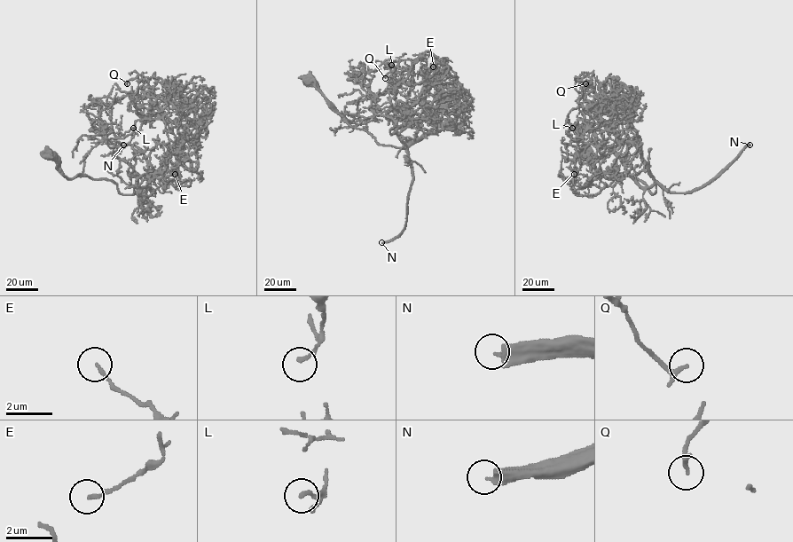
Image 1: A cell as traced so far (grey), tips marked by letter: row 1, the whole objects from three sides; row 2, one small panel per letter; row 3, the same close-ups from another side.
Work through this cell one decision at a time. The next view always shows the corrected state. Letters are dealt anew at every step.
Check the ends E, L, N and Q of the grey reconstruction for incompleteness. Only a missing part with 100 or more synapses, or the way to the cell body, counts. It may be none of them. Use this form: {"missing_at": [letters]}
{"missing_at": ["N"]}

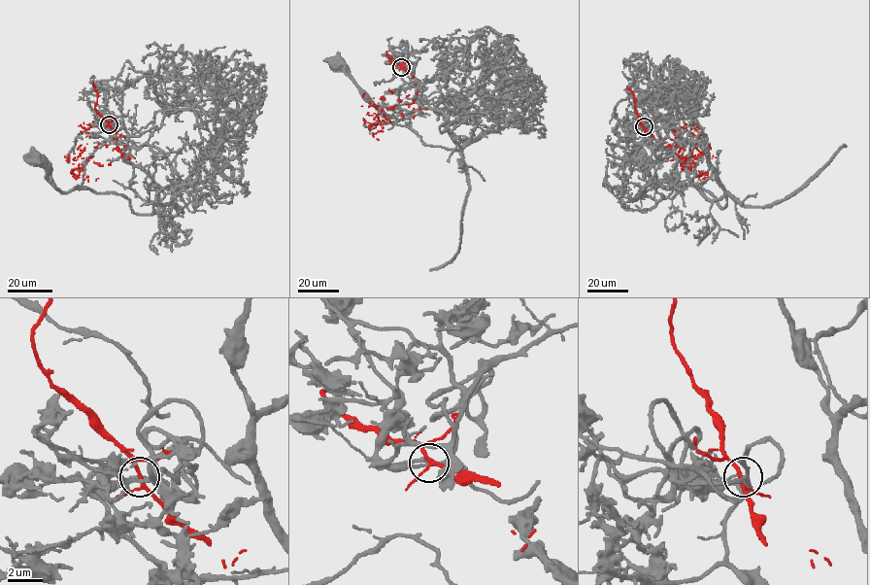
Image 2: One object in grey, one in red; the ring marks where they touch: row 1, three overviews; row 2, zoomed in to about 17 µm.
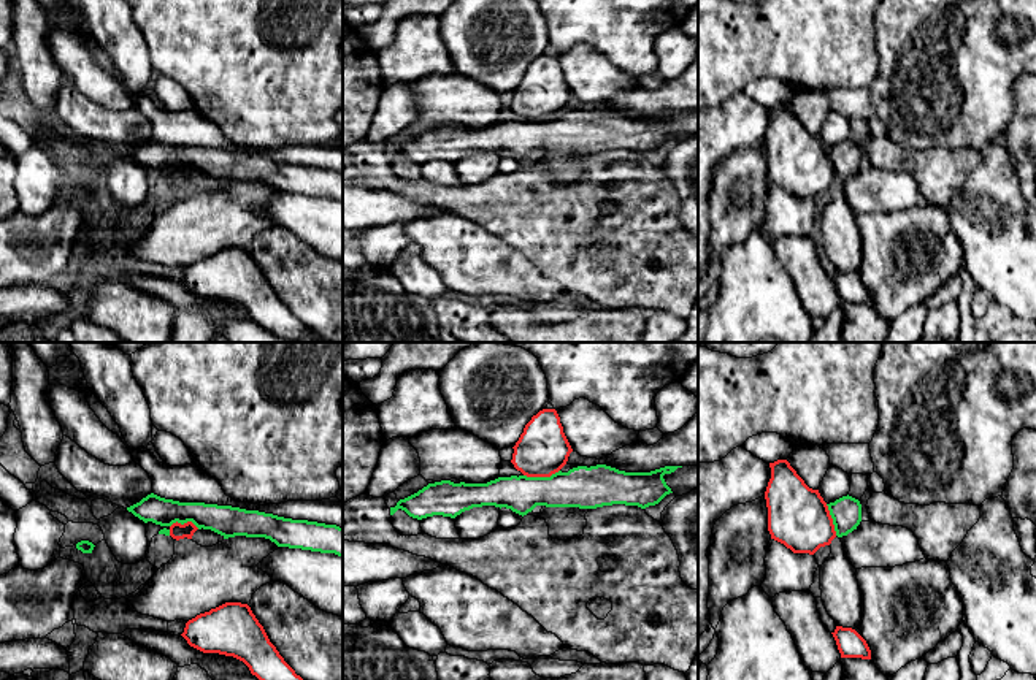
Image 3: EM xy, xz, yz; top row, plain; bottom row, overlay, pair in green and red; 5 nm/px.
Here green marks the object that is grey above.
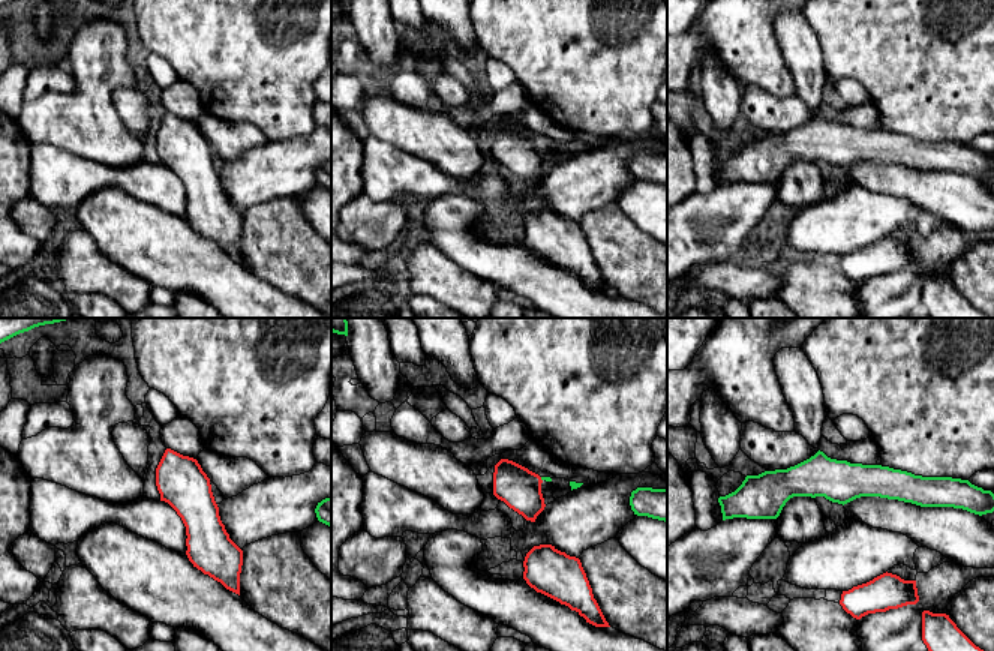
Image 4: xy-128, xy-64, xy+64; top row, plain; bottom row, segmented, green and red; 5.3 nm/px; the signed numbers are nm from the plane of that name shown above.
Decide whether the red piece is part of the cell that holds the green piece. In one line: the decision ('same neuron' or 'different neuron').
different neuron

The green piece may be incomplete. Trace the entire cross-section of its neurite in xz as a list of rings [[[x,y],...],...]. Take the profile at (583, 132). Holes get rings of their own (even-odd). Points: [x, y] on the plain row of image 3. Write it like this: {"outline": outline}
{"outline": [[[606,109],[577,111],[551,122],[511,120],[487,128],[428,128],[417,138],[390,152],[422,165],[433,160],[455,163],[465,155],[482,151],[506,152],[527,160],[536,151],[597,154],[612,149],[646,154],[673,138],[663,120],[682,111],[665,111],[650,117],[625,117]]]}

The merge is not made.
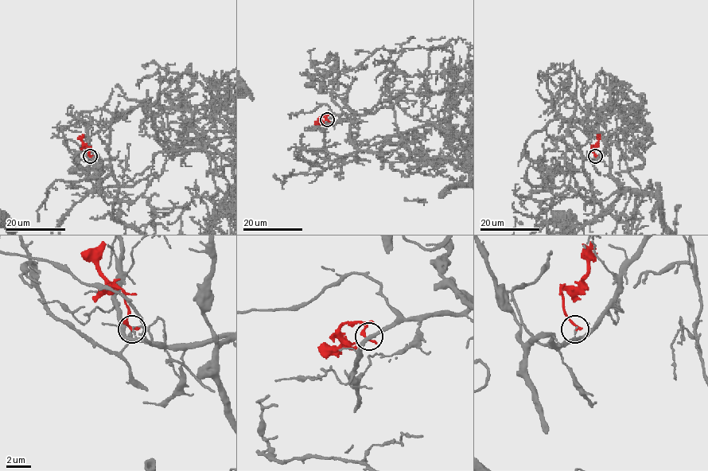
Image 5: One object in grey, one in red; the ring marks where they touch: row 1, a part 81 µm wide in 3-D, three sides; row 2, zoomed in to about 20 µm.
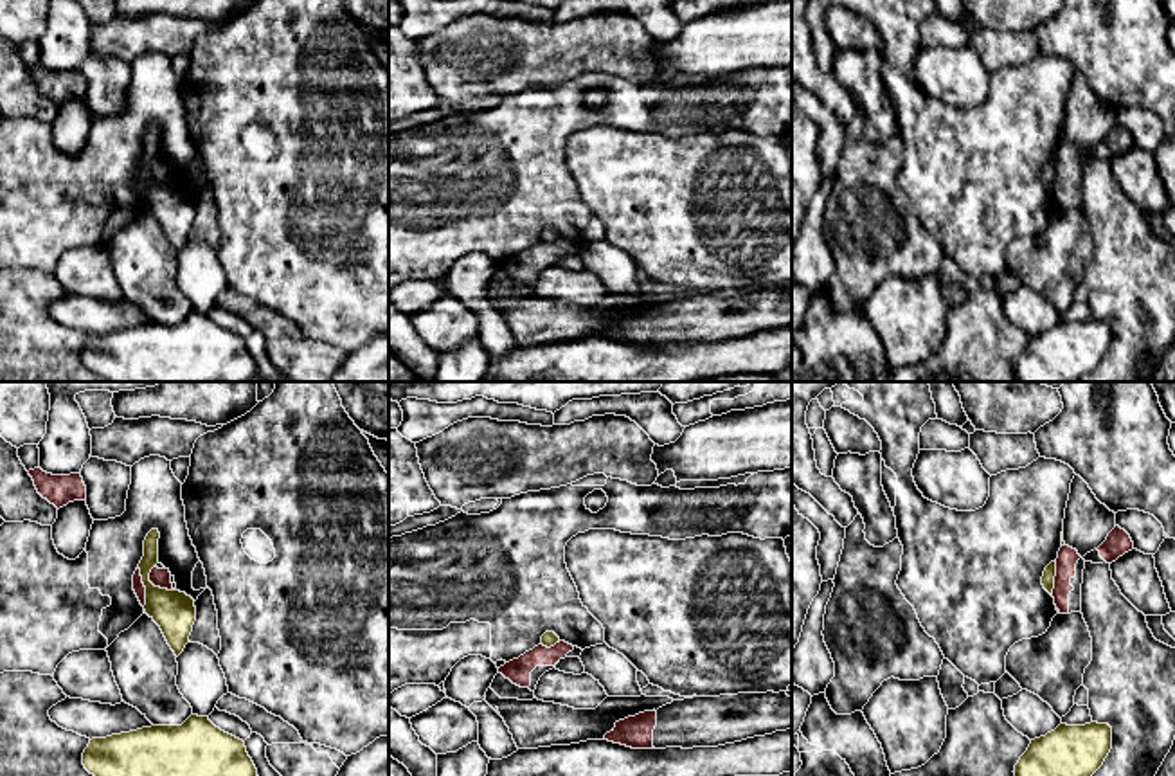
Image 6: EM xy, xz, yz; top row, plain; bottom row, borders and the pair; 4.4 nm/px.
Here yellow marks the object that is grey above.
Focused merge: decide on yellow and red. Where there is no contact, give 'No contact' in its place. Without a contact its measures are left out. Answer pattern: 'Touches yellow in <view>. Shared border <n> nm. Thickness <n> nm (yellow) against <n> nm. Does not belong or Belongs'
Touches yellow in xy. Shared border 180 nm. Thickness 190 nm (yellow) against 50 nm. Does not belong

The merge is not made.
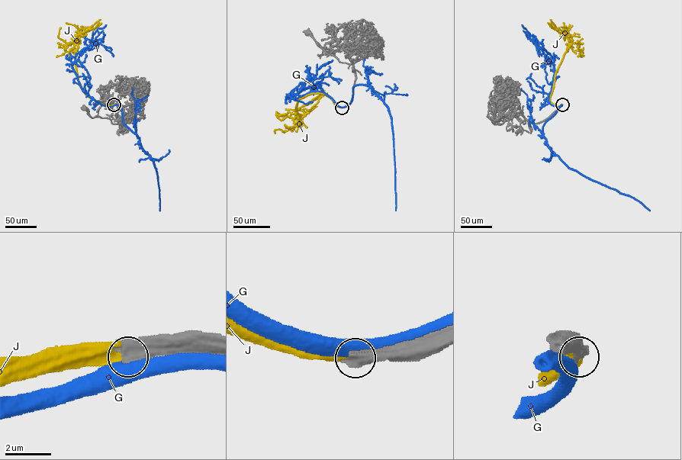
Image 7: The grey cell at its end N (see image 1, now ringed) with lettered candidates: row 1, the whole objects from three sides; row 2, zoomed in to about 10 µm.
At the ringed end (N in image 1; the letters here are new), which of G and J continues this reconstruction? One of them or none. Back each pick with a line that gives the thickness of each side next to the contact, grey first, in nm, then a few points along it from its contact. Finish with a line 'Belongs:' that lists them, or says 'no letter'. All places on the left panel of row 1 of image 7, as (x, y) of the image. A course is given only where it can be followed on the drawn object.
J: 650 nm thick on the grey side, 480 nm on the other; it runs (114, 104), (105, 106), (88, 96), (78, 81), (76, 70), (75, 54), (78, 44), (74, 36), (100, 19)
Belongs: J

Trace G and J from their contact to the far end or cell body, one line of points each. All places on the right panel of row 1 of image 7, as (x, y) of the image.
G: (562, 104), (543, 125), (542, 134), (548, 146), (569, 168), (634, 197), (650, 210)
J: (562, 104), (555, 106), (550, 101), (550, 96), (556, 70), (570, 43), (557, 30), (551, 19)

